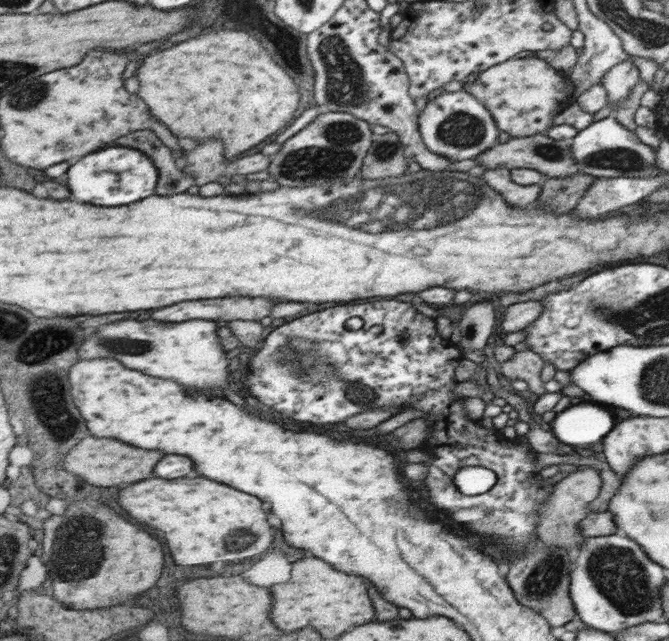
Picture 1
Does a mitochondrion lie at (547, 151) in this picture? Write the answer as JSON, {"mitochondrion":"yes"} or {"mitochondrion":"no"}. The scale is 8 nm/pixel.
{"mitochondrion":"yes"}

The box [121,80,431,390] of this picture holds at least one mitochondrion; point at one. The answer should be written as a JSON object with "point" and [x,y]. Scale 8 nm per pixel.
{"point":[334,156]}

